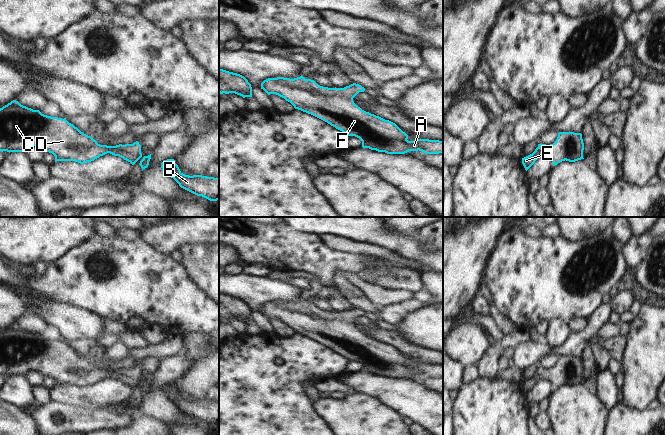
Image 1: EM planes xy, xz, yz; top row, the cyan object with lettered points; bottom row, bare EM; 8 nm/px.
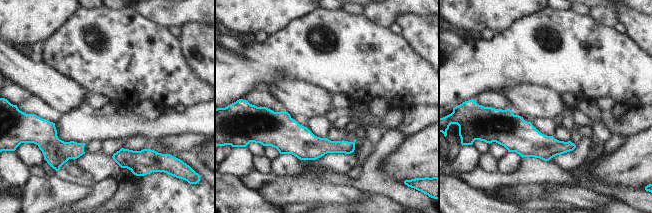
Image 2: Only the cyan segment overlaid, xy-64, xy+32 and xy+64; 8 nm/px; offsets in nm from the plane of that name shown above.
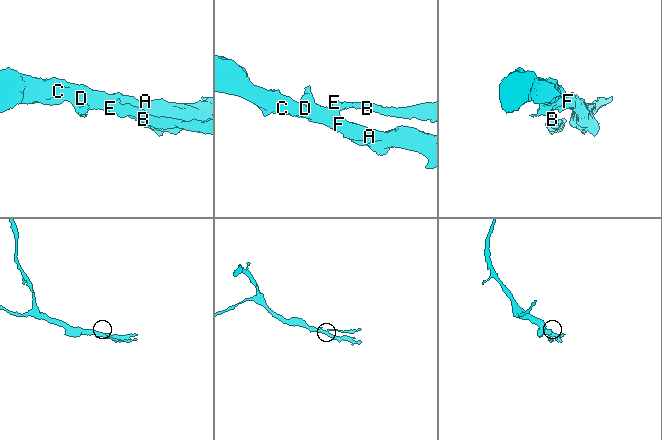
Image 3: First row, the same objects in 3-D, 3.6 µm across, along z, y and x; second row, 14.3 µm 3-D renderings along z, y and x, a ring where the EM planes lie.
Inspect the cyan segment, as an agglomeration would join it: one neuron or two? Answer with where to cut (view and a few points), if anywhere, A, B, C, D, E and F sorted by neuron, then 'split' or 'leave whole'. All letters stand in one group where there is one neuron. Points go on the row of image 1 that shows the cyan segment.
no cut | A B C D E F | leave whole

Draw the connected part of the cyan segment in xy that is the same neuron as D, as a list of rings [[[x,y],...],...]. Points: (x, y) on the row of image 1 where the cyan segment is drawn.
[[[13,100],[0,108],[0,151],[24,152],[29,146],[52,153],[55,162],[75,161],[84,164],[110,153],[132,165],[142,157],[139,165],[143,170],[151,159],[151,154],[142,156],[138,141],[116,146],[100,145],[66,118],[44,115]]]

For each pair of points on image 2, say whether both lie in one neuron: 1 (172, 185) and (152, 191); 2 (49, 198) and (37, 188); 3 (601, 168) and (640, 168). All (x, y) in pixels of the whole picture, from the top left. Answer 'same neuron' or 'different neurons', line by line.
1: same neuron
2: same neuron
3: same neuron

